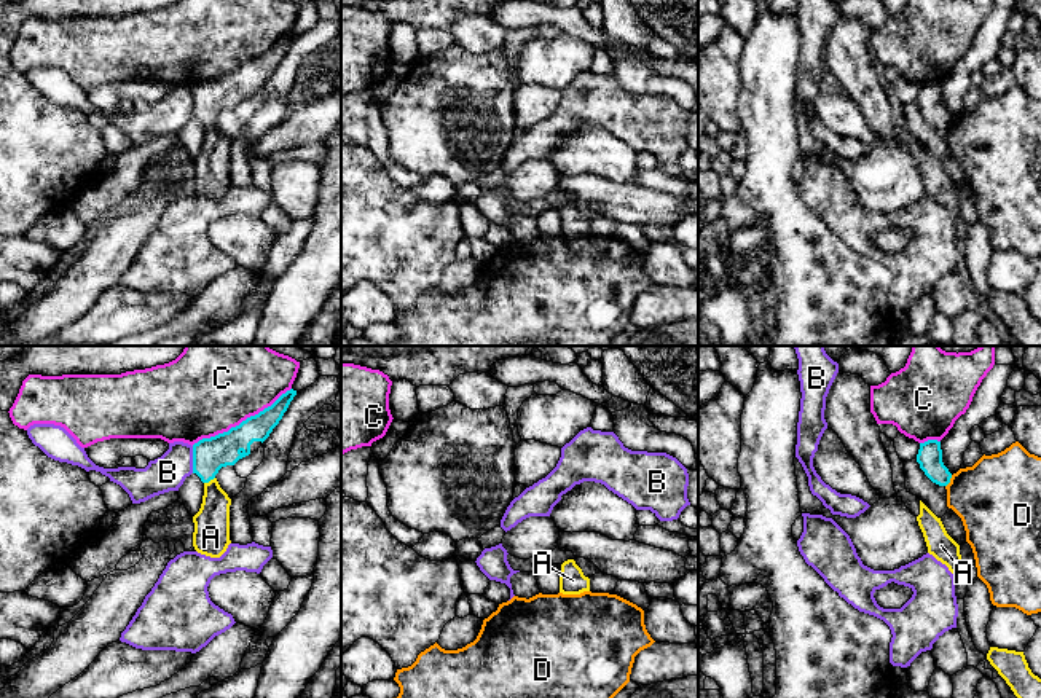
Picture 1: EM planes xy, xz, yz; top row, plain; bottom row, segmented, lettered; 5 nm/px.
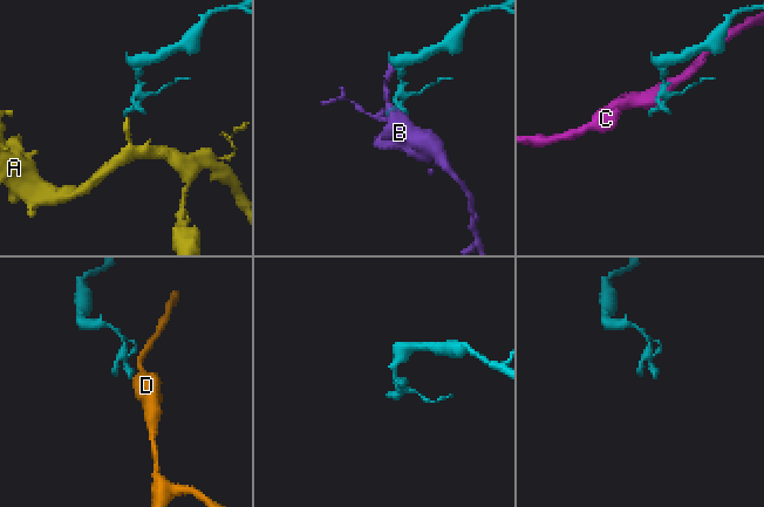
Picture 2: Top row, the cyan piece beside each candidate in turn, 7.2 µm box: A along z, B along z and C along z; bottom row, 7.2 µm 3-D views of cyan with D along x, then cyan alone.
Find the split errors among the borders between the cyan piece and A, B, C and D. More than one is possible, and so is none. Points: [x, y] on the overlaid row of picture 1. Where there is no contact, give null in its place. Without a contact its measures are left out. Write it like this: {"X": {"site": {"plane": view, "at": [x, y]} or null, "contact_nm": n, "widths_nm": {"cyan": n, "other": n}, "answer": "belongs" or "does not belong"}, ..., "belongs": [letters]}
{"A": {"site": {"plane": "xy", "at": [209, 480]}, "contact_nm": 70, "widths_nm": {"cyan": 180, "other": 180}, "answer": "belongs"}, "B": {"site": {"plane": "xy", "at": [193, 459]}, "contact_nm": 140, "widths_nm": {"cyan": 180, "other": 180}, "answer": "does not belong"}, "C": {"site": {"plane": "xy", "at": [243, 421]}, "contact_nm": 600, "widths_nm": {"cyan": 180, "other": 480}, "answer": "does not belong"}, "D": {"site": {"plane": "yz", "at": [949, 482]}, "contact_nm": 70, "widths_nm": {"cyan": 130, "other": 400}, "answer": "does not belong"}, "belongs": ["A"]}

